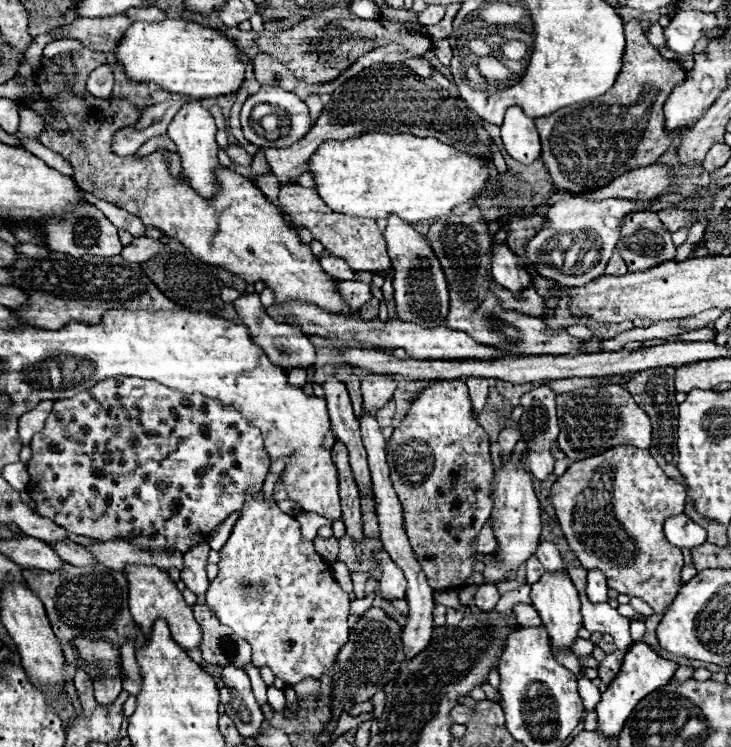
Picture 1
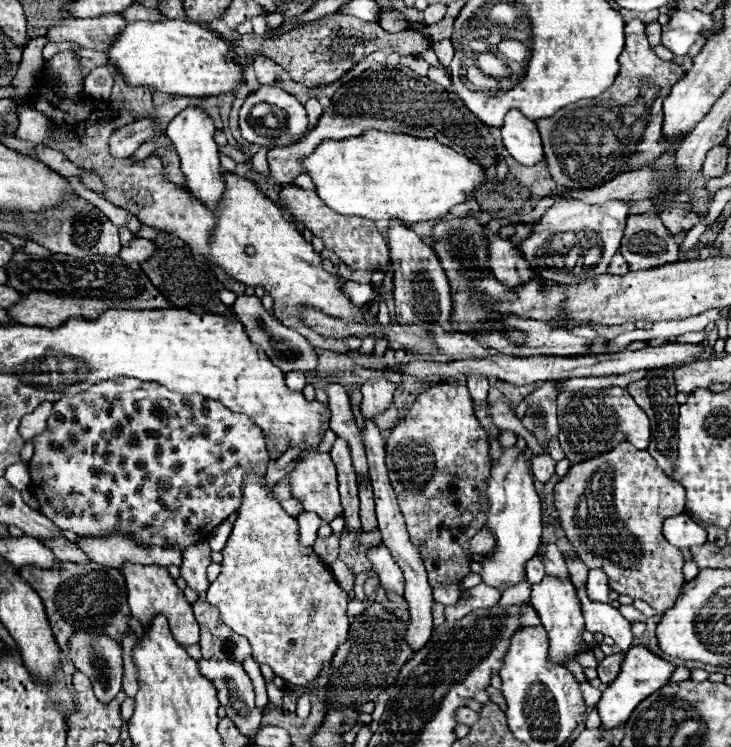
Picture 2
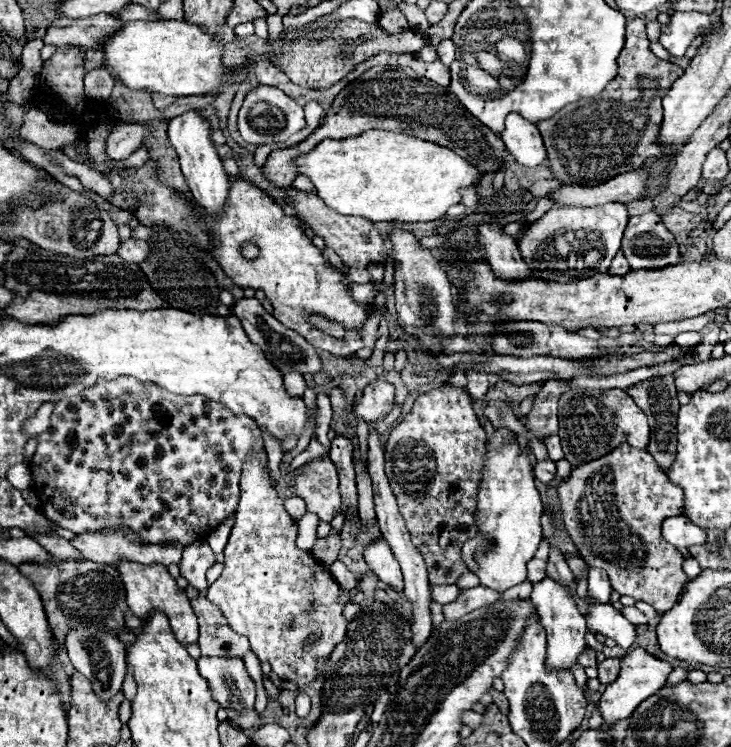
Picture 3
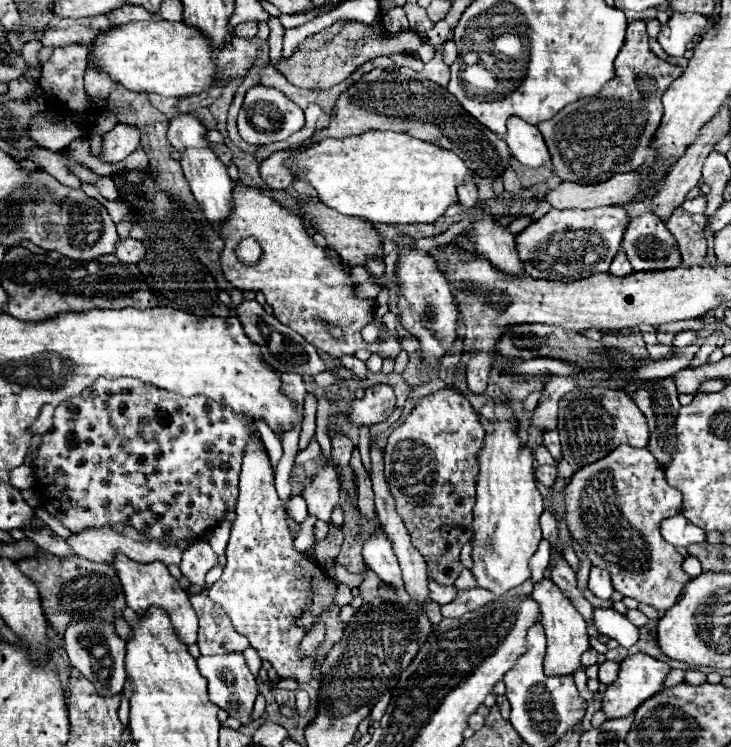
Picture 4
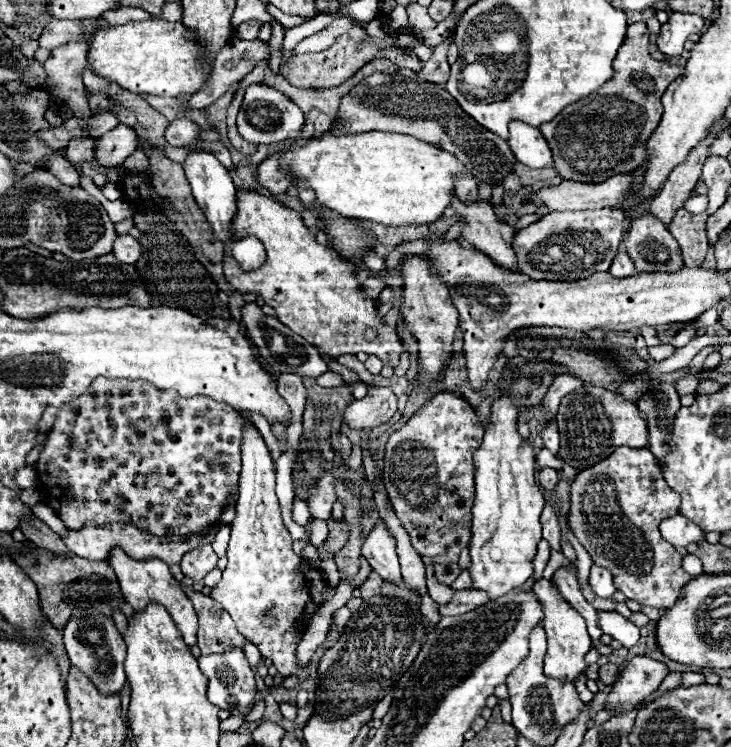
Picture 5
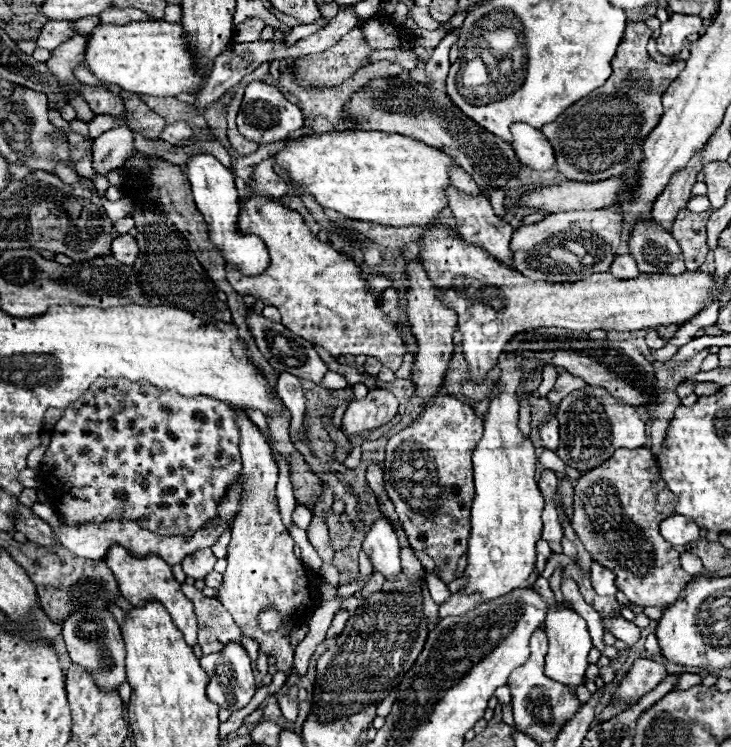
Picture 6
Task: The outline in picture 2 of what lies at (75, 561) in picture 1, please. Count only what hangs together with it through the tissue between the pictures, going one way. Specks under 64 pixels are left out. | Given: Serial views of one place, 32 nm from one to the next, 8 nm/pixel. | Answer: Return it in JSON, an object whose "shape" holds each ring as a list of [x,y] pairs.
{"shape":[[[56,538],[56,540],[42,540],[44,546],[48,546],[58,560],[62,562],[74,562],[74,564],[90,564],[92,560],[84,554],[84,550],[80,550],[74,542],[66,540],[66,538]]]}

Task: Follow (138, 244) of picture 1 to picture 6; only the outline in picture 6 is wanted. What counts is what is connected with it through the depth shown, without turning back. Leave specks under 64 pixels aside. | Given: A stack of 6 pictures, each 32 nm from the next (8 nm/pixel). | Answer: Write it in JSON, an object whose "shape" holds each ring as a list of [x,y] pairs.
{"shape":[[[124,234],[124,236],[118,236],[114,242],[112,242],[112,256],[122,262],[122,264],[134,264],[136,258],[138,258],[138,244],[136,240],[130,236],[130,234]]]}

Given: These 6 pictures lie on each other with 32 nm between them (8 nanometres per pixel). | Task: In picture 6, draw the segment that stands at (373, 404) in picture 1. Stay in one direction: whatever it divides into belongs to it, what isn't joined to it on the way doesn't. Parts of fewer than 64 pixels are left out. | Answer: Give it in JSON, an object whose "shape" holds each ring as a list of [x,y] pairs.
{"shape":[[[388,388],[370,390],[366,398],[350,402],[342,418],[342,428],[346,434],[360,434],[364,430],[378,428],[394,418],[398,412],[398,400]]]}

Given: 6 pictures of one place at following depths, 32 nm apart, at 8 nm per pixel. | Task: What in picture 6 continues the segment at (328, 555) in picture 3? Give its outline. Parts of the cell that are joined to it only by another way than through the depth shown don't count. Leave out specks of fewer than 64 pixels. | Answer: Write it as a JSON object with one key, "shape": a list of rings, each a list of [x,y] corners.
{"shape":[[[330,510],[328,516],[324,518],[324,522],[328,524],[328,530],[330,530],[330,544],[332,544],[334,552],[344,550],[344,548],[350,544],[352,532],[354,532],[350,520],[348,520],[344,514],[342,514],[342,516],[336,516],[336,514]]]}

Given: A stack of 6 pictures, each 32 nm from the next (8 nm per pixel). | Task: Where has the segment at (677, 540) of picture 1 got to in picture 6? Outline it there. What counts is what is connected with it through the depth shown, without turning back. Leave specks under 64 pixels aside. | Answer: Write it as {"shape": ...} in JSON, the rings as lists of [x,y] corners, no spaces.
{"shape":[[[678,514],[660,522],[660,532],[664,540],[670,542],[672,546],[686,546],[688,542],[700,540],[700,528],[690,518]]]}

